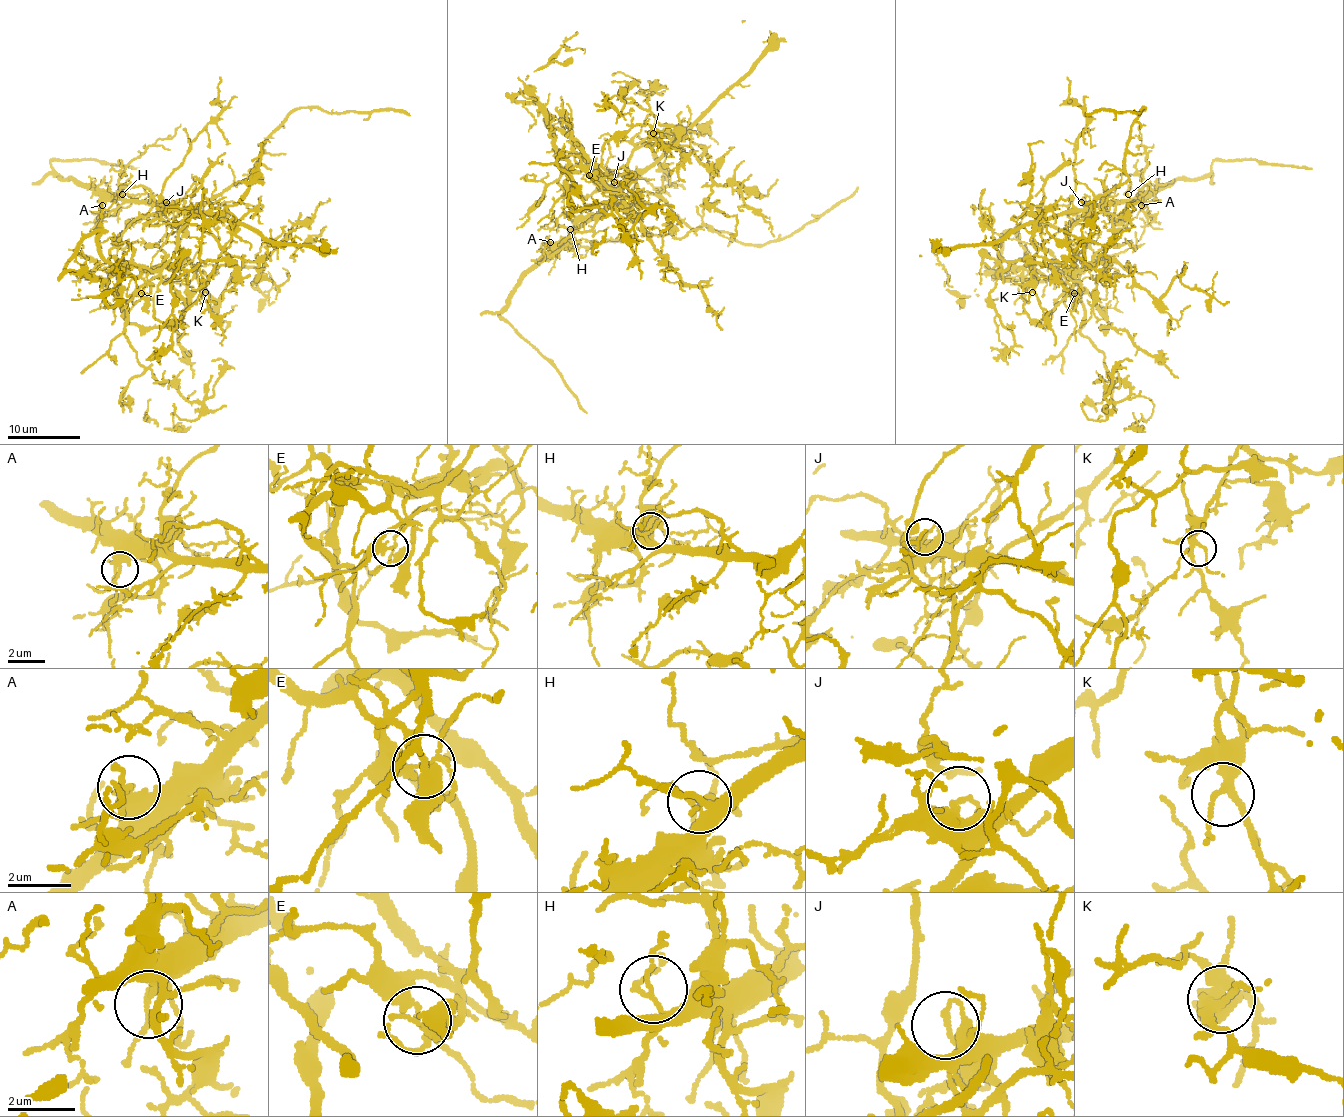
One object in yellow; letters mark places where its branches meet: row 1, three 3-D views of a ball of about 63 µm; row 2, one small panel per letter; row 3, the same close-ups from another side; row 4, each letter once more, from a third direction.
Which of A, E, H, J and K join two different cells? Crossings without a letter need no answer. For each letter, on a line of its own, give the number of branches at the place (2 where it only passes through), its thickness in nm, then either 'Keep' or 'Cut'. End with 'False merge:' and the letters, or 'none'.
A: Branches: 3. Thickness 280 nm. Keep
E: Branches: 3. Thickness 130 nm. Cut
H: Branches: 3. Thickness 100 nm. Keep
J: Branches: 2. Thickness 120 nm. Cut
K: Branches: 3. Thickness 240 nm. Keep
False merge: E, J

